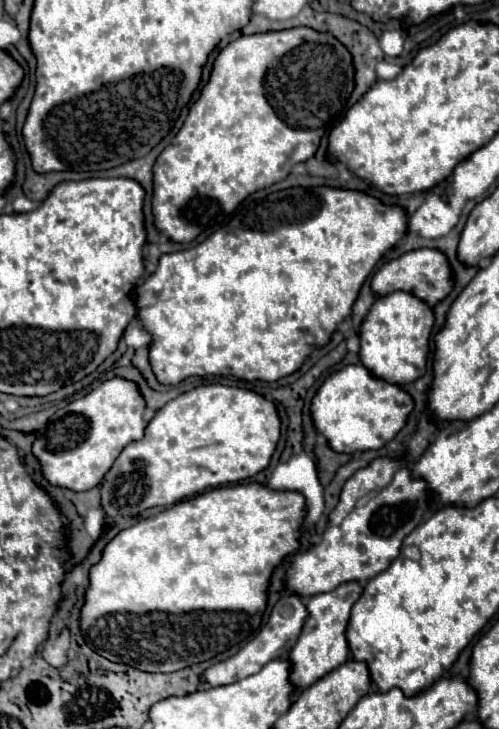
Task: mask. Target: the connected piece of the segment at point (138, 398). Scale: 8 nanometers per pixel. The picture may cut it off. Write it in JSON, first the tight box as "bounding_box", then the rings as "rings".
{"bounding_box":[33,376,147,492],"rings":[[[115,376],[111,380],[105,380],[101,386],[91,390],[87,396],[83,396],[79,400],[73,400],[65,408],[57,410],[53,414],[51,422],[47,424],[47,428],[37,434],[37,440],[33,444],[33,454],[39,458],[45,478],[53,486],[69,488],[69,490],[75,490],[75,492],[95,488],[103,480],[107,470],[113,466],[113,462],[121,454],[121,450],[129,442],[135,442],[135,440],[143,438],[145,428],[147,428],[147,420],[143,418],[145,408],[147,408],[147,404],[145,404],[143,394],[139,392],[139,386],[131,380],[127,380],[127,378]]]}

